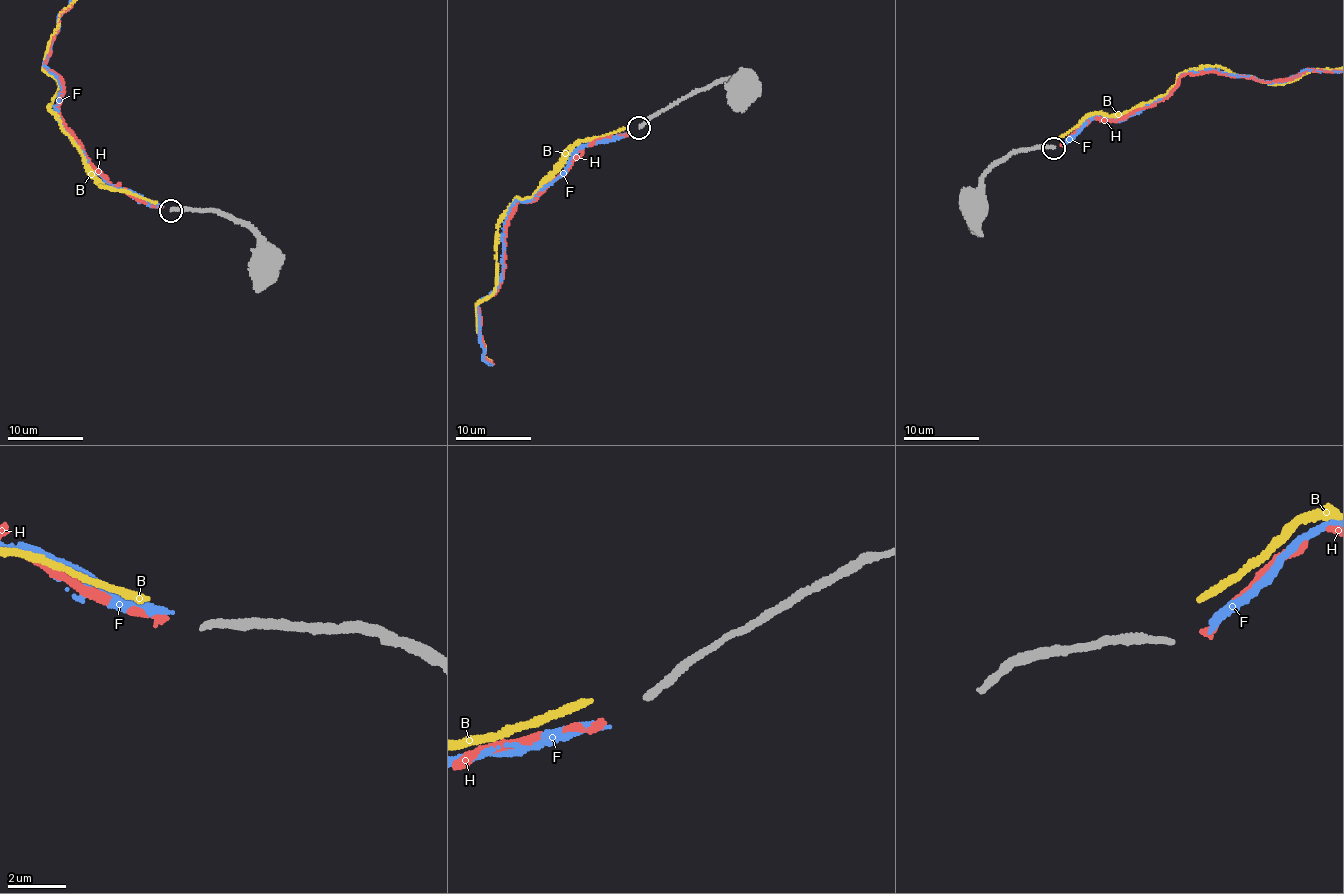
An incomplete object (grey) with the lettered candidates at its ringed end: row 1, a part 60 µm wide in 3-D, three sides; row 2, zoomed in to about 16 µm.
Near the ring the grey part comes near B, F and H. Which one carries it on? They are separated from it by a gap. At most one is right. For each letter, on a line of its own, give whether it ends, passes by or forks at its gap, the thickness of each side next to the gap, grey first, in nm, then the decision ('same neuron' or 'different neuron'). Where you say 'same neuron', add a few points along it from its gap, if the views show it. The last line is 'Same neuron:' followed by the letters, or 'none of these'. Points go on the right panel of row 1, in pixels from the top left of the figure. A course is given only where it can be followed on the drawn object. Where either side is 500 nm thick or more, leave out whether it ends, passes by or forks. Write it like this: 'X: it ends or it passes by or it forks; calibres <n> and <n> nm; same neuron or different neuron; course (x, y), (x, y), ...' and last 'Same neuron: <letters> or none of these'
B: it ends; calibres 240 and 240 nm; different neuron
F: it ends; calibres 240 and 220 nm; different neuron
H: it ends; calibres 240 and 200 nm; same neuron
Same neuron: H

